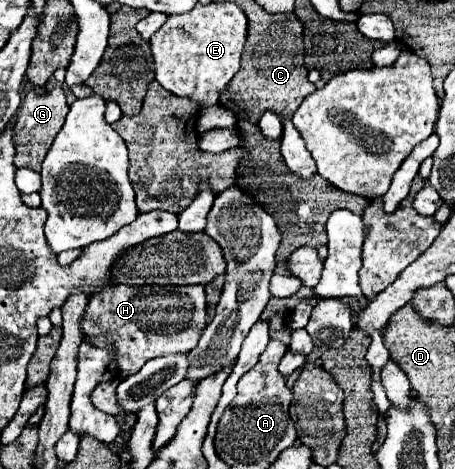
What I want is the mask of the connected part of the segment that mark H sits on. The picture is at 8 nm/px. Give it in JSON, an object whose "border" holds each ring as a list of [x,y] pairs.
{"border":[[[115,284],[91,296],[81,320],[83,340],[113,350],[113,360],[123,376],[135,374],[151,358],[191,352],[205,326],[207,304],[203,286]]]}

